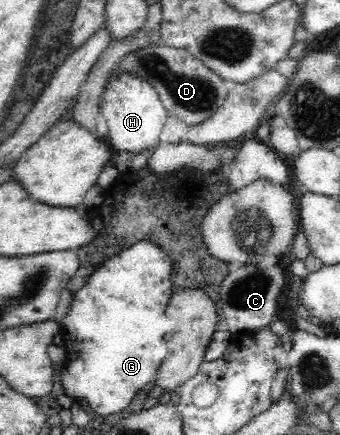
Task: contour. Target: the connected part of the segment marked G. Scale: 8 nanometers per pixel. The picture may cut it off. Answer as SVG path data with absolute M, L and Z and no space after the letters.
M138 242L138 244L130 246L128 250L116 254L112 260L108 260L104 266L99 270L96 270L96 272L90 276L88 282L86 282L81 289L74 292L74 300L69 313L62 324L60 324L60 334L63 338L63 347L65 348L67 361L64 369L58 371L58 377L60 381L63 381L63 386L66 388L66 394L71 396L72 400L90 404L90 408L98 415L111 415L126 408L130 400L132 400L132 397L140 392L140 390L144 389L148 382L151 382L155 372L158 370L159 364L166 356L166 336L175 325L175 320L168 318L165 315L167 302L173 293L173 290L171 289L170 271L171 262L168 260L168 256L166 256L160 248L156 248L156 246L150 244L150 242Z

